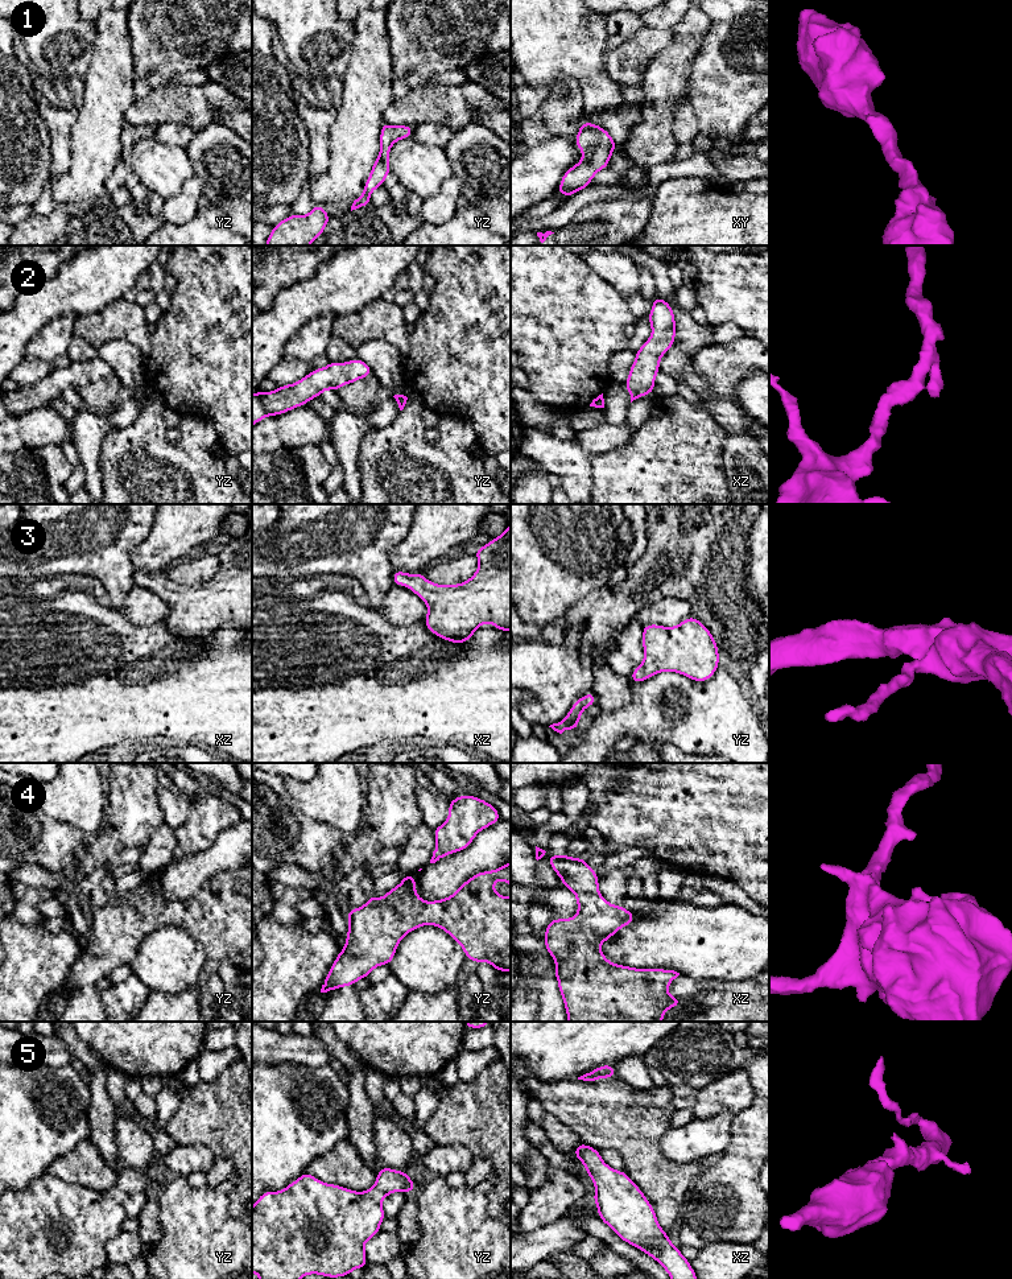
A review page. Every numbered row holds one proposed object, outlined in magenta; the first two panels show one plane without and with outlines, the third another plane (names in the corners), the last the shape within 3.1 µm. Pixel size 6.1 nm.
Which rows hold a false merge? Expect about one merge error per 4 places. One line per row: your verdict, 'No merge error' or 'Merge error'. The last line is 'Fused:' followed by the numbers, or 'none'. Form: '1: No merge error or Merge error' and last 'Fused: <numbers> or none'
1: No merge error
2: No merge error
3: No merge error
4: No merge error
5: No merge error
Fused: none

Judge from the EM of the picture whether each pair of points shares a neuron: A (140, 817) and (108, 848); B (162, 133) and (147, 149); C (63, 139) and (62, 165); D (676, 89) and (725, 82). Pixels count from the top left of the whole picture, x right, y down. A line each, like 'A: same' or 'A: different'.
A: same
B: different
C: same
D: different

